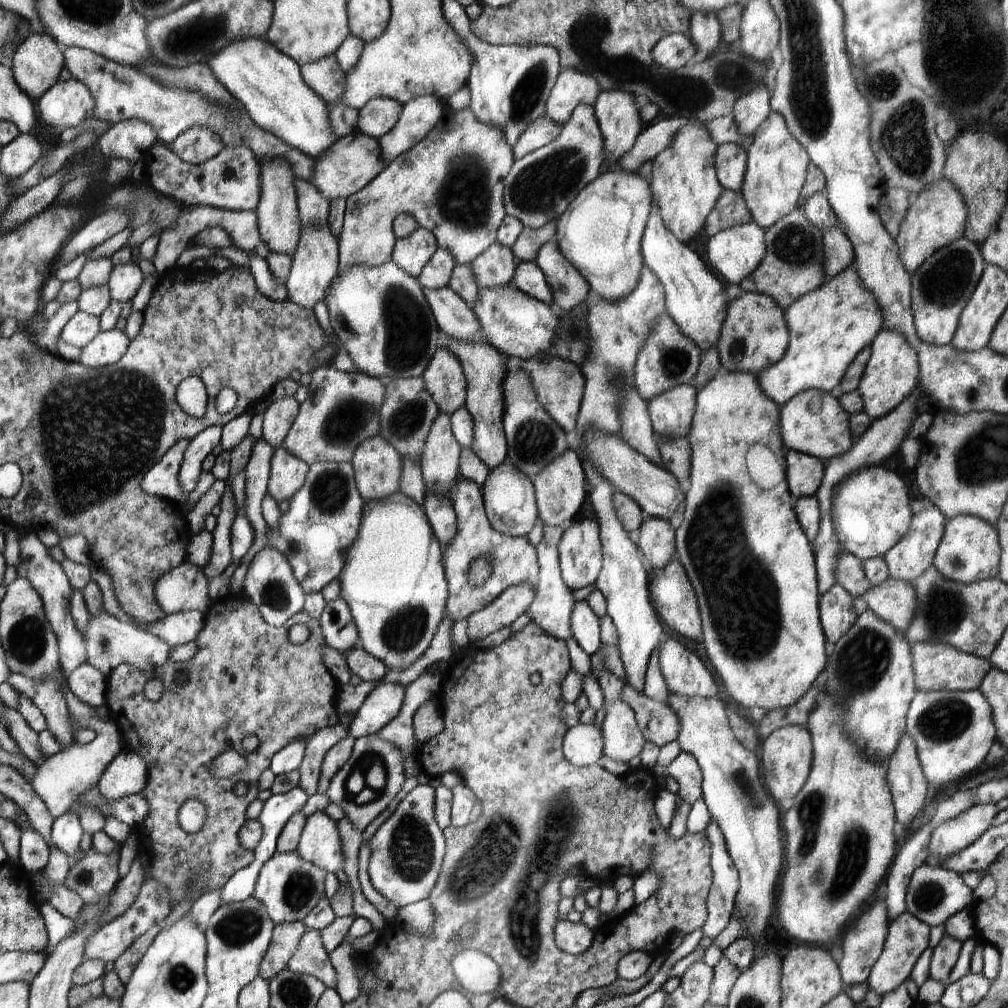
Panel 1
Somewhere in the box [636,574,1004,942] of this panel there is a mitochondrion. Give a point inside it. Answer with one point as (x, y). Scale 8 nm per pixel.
(852, 853)

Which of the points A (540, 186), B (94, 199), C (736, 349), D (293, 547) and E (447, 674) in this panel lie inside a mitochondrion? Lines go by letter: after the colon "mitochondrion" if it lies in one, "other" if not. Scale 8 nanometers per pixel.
A: mitochondrion
B: other
C: mitochondrion
D: mitochondrion
E: other

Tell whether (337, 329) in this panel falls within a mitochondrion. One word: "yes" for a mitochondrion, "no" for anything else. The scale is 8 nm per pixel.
no

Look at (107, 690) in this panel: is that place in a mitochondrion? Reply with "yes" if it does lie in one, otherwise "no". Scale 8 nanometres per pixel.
no

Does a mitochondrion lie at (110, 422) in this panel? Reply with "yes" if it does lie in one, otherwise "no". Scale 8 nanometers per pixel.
yes

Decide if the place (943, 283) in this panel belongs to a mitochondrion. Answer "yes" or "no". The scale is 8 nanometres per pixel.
yes

